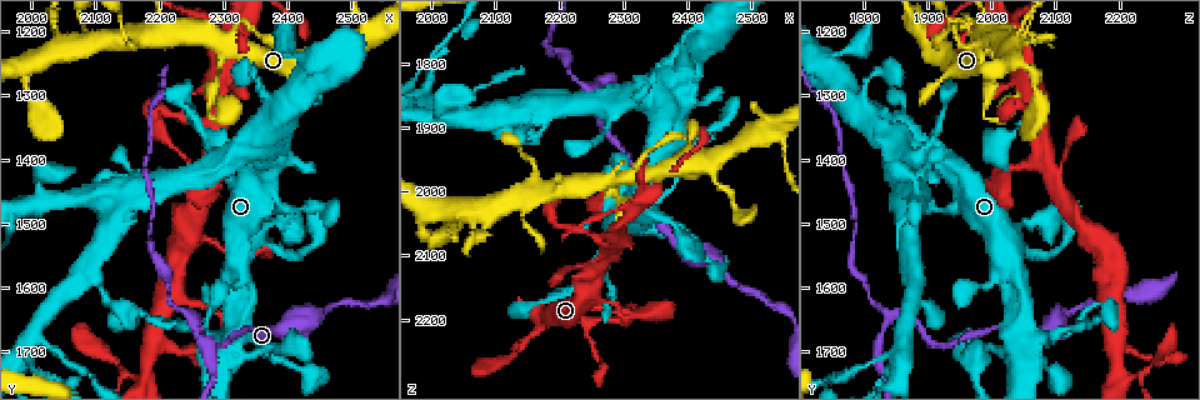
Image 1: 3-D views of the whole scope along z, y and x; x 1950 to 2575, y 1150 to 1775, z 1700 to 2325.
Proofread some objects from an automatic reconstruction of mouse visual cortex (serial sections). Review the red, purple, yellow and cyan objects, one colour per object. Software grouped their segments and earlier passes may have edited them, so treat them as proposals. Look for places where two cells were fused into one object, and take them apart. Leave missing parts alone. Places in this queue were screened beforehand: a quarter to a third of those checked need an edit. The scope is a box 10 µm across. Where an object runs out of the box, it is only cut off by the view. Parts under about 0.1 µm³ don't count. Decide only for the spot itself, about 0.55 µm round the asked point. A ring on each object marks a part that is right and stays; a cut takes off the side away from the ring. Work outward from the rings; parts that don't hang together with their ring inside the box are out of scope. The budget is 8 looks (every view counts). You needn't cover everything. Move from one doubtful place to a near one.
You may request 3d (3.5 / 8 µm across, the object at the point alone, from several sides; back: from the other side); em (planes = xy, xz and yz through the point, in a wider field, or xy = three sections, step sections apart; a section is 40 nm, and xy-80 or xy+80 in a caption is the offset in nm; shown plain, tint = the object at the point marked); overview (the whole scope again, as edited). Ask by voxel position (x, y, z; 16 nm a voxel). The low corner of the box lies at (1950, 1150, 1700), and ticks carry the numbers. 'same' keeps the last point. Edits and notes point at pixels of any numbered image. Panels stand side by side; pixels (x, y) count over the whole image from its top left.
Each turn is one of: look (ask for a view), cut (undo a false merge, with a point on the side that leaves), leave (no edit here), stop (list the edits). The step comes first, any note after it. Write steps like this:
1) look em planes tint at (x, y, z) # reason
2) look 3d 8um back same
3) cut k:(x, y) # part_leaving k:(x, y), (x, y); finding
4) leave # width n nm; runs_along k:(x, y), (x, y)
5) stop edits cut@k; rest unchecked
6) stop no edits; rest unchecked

look 3d 3.5um at (2310, 1675, 2050) # calibre changes

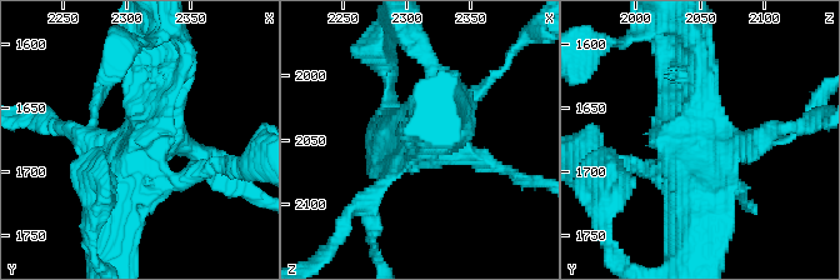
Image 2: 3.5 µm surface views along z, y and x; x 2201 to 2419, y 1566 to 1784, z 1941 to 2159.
look em xy step 5 tint same # arms 4; arm_widths 150, 200, 450, 500 nm; shape alone is not enough

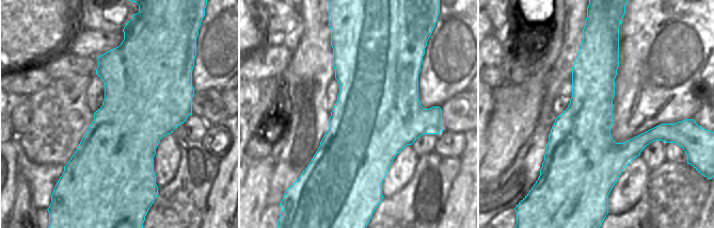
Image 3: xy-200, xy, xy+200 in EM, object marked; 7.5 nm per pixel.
look em xy step 1 tint same # cut it another way

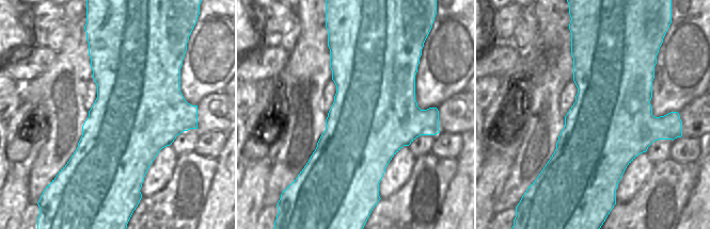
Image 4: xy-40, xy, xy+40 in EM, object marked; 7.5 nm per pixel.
leave # width 650 nm; runs_along 2:(698, 65), (698, 176), (673, 184); all the same cell

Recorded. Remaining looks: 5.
look 3d 3.5um at (2150, 1735, 2235) # thin neck

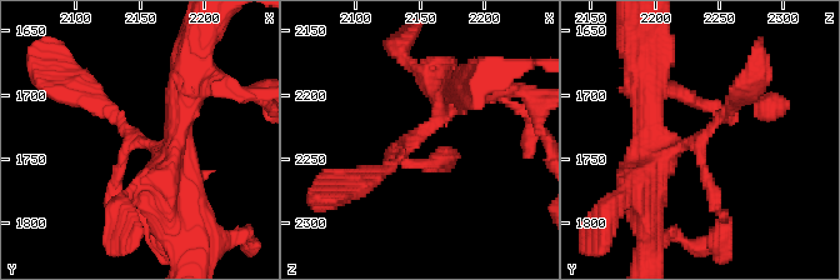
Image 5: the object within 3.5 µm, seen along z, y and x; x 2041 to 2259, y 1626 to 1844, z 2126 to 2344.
look em xy step 1 plain at (2148, 1736, 2232)

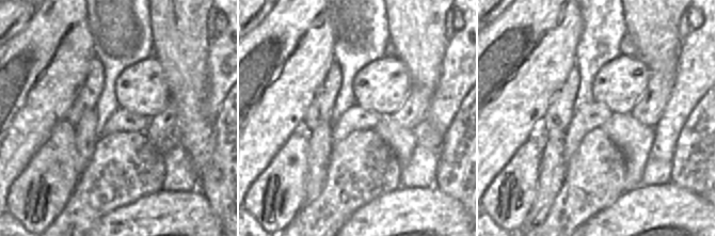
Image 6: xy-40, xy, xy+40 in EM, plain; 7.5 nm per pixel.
look em xy step 1 tint same # where the object lies

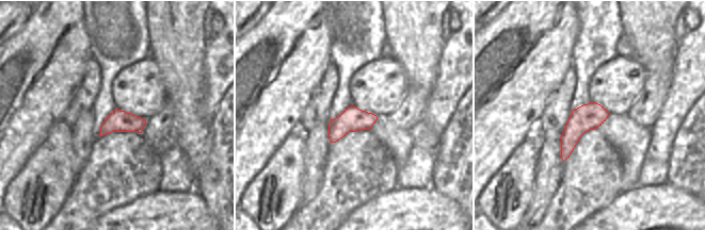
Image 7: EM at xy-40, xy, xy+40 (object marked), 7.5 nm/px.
leave # runs_along 5:(458, 90), (411, 148), (361, 180); all the same cell

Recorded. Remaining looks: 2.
look 3d 3.5um at (2525, 1195, 1885) # abrupt turn

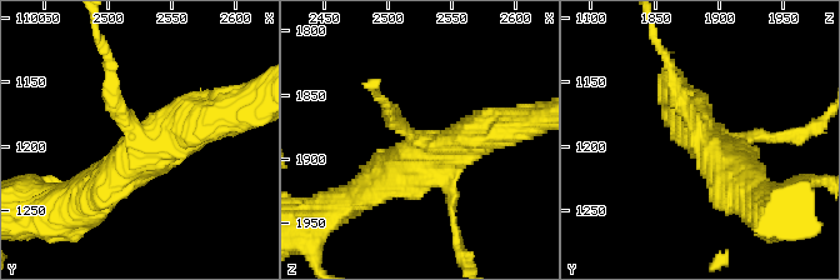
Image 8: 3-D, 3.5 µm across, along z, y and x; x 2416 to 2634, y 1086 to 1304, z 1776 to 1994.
look em xy step 5 tint at (2526, 1192, 1884) # arms 4; arm_widths 200, 200, 500, 500 nm

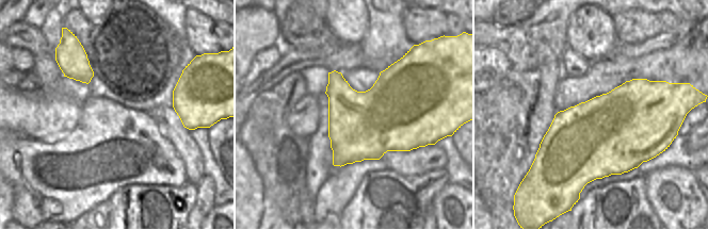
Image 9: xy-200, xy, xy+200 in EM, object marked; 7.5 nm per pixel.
leave # runs_along 8:(736, 191), (669, 84); all the same cell

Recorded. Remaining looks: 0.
stop no edits; rest unchecked

